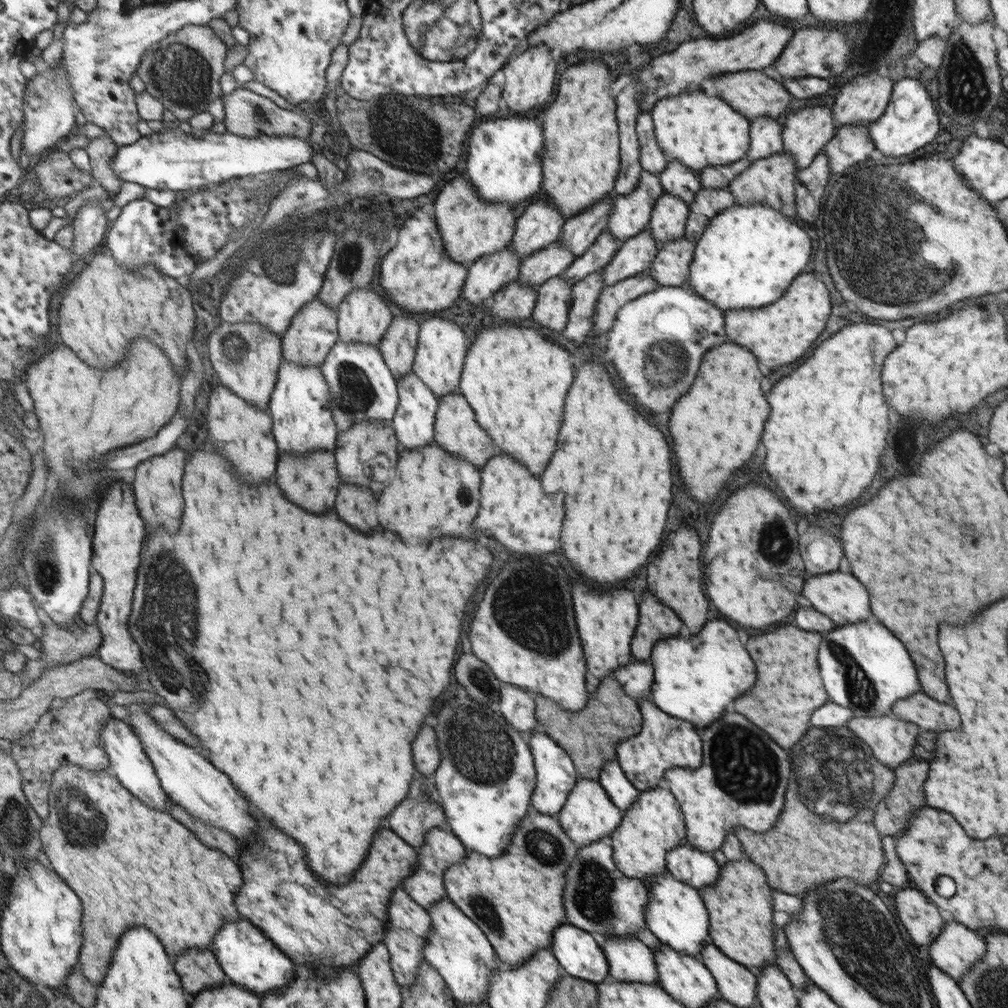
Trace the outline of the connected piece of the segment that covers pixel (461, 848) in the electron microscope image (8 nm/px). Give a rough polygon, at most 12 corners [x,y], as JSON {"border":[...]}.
{"border":[[452,830],[426,834],[402,886],[420,906],[446,898],[443,874],[468,848]]}

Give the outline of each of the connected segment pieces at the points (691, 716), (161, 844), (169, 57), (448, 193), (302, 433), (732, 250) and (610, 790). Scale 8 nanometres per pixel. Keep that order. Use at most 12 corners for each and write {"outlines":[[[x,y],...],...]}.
{"outlines":[[[722,620],[660,639],[650,700],[700,731],[756,682]],[[111,770],[55,772],[41,835],[87,978],[152,926],[212,948],[243,867]],[[190,25],[150,49],[146,91],[189,121],[222,98],[228,44]],[[457,176],[430,207],[456,262],[506,248],[508,203],[481,199]],[[284,358],[271,413],[286,454],[337,450],[323,366]],[[764,203],[696,241],[685,284],[724,310],[783,297],[812,242]],[[618,759],[606,762],[599,782],[621,811],[641,793]]]}

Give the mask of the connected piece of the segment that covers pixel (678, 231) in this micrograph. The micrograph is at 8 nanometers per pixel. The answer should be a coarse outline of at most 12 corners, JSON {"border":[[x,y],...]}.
{"border":[[664,192],[648,229],[660,244],[686,234],[690,204]]}

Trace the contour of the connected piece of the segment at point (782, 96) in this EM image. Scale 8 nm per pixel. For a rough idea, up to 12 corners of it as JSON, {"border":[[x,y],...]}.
{"border":[[759,70],[716,76],[709,89],[748,119],[777,119],[790,91]]}

